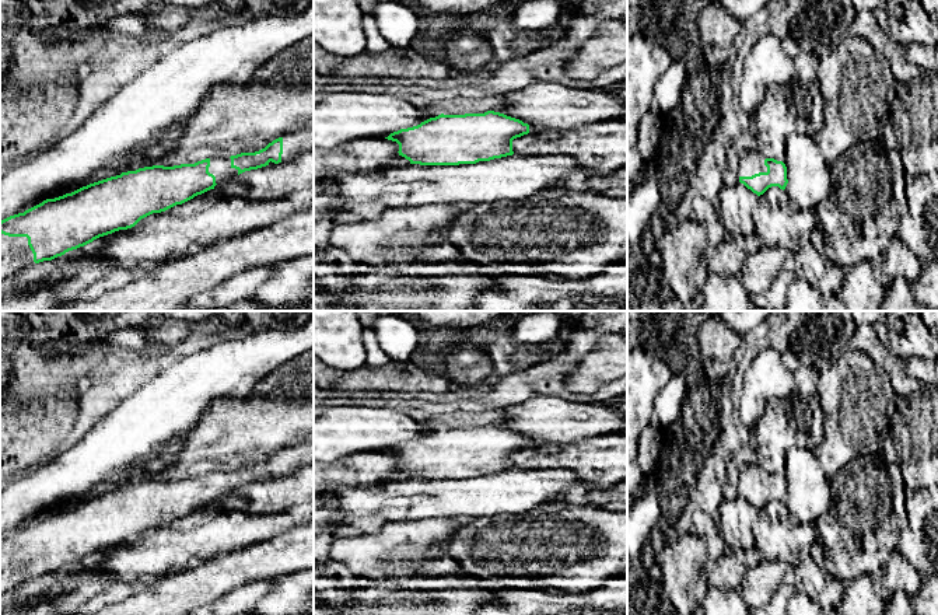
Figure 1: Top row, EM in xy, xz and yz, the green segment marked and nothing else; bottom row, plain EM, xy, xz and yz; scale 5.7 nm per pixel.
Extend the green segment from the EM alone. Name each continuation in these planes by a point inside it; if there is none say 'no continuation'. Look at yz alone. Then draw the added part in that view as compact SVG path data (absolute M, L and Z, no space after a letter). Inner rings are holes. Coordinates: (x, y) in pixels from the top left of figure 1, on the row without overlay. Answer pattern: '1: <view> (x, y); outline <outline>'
1: yz (751, 475); outline M750 462L741 468L739 472L739 490L752 490L759 486L767 486L767 481L764 479L766 471L762 469L756 462Z

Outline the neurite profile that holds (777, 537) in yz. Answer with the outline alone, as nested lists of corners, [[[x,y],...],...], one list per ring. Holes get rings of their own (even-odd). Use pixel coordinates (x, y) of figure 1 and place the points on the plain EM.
[[[771,500],[757,510],[753,535],[764,559],[783,560],[795,569],[801,549],[816,542],[816,527],[794,521],[785,504]]]

